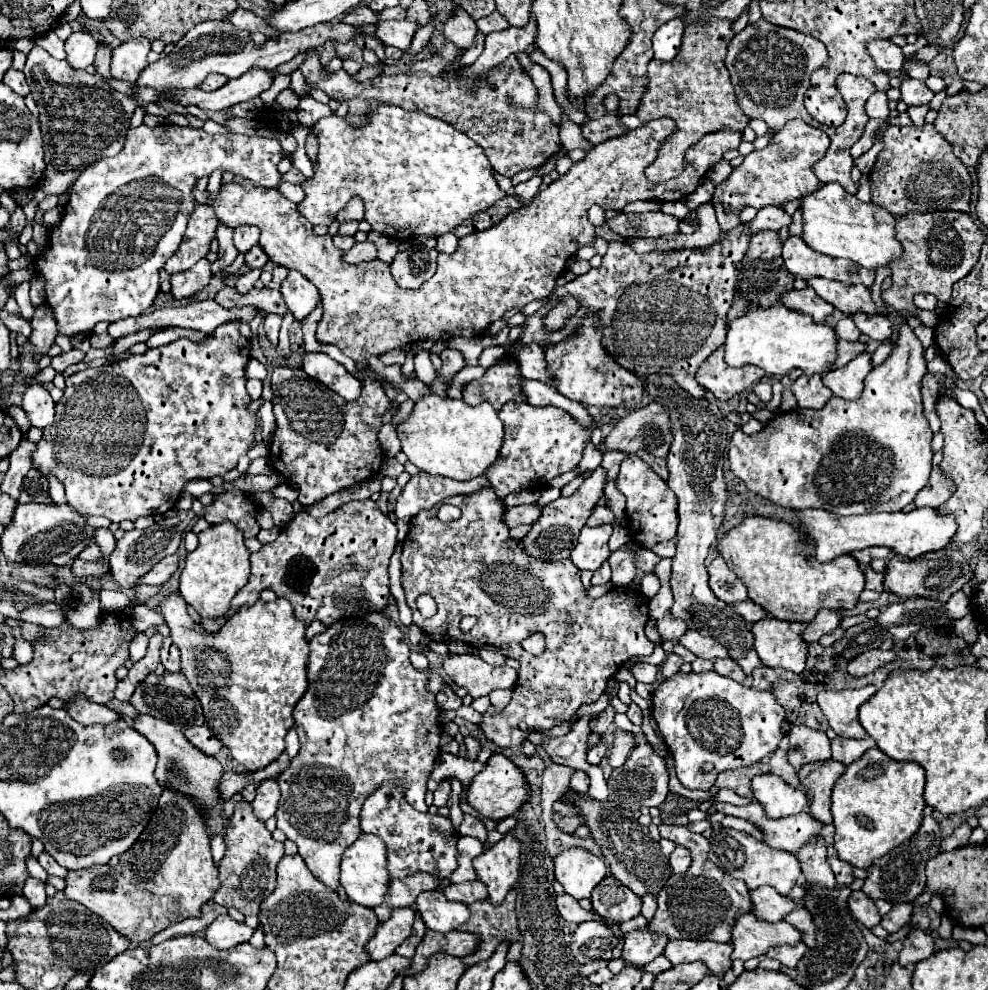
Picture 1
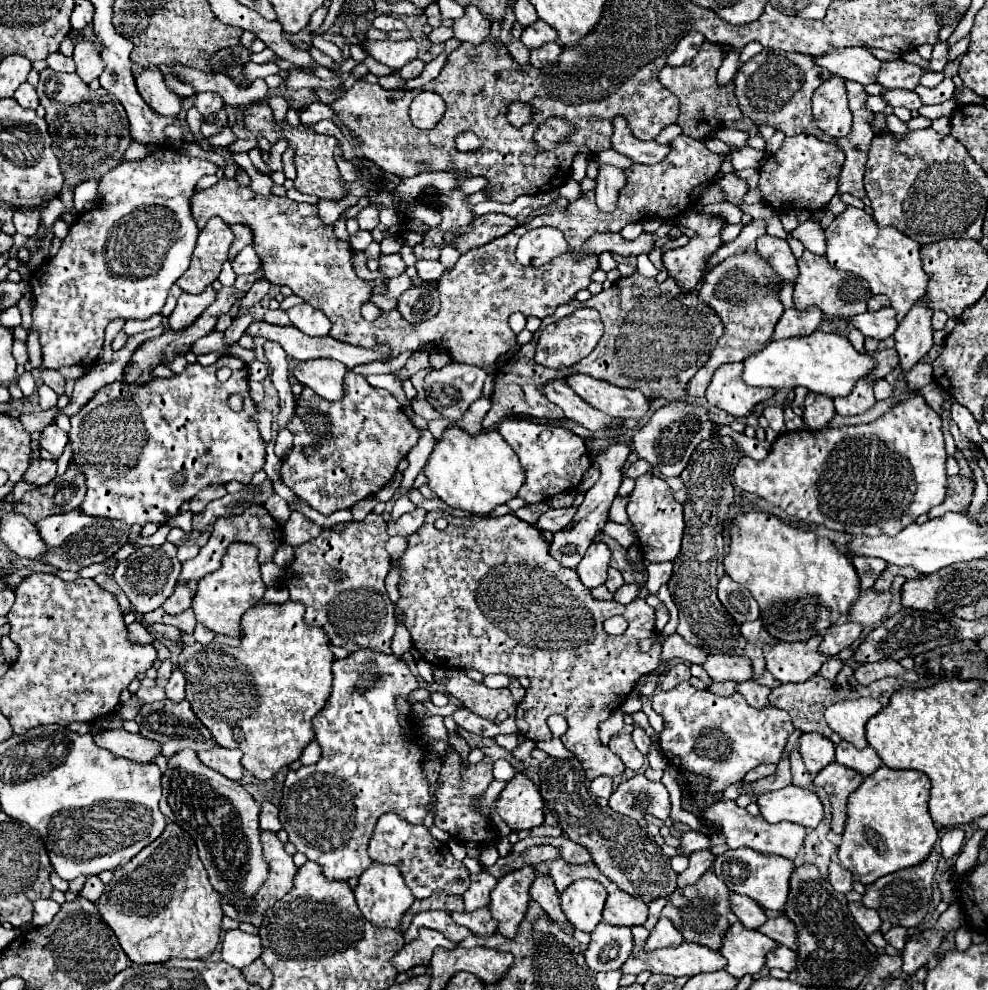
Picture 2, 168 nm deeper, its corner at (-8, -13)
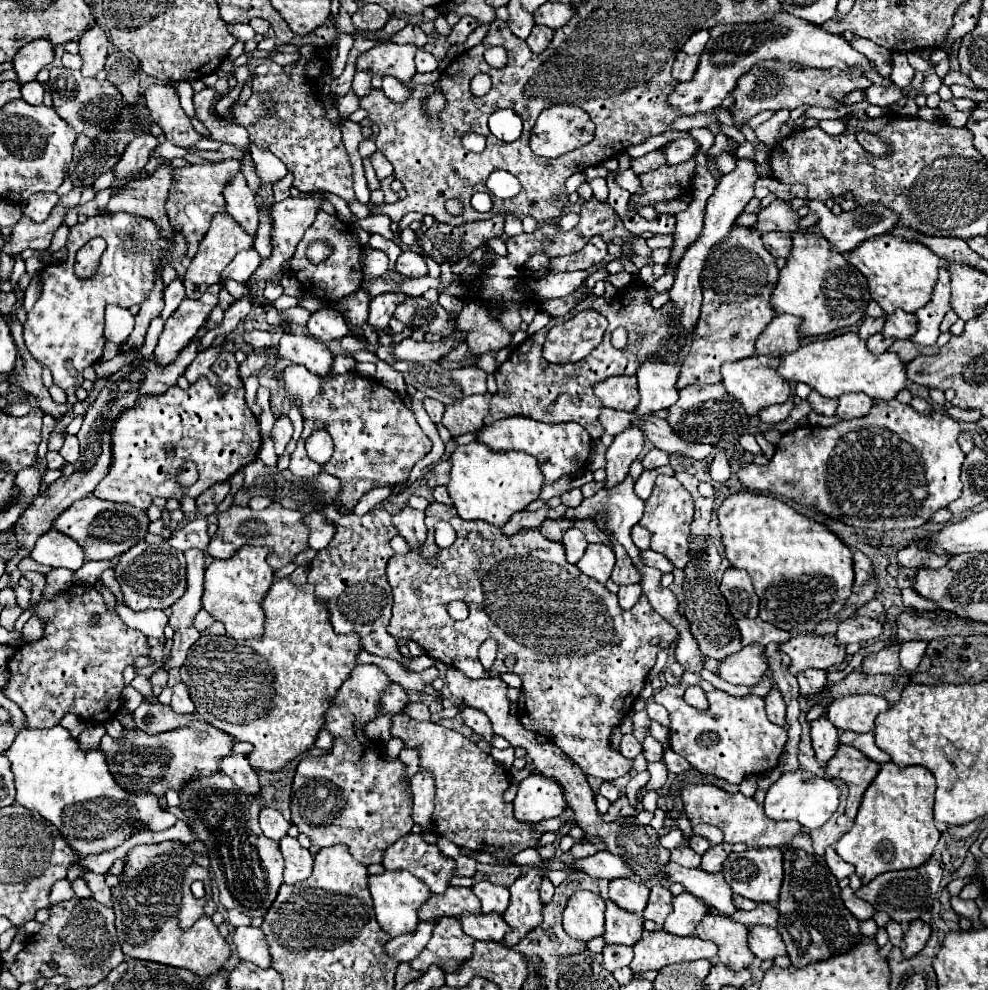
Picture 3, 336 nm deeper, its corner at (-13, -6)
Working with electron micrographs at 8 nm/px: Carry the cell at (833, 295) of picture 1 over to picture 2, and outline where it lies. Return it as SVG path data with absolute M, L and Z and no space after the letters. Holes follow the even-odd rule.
M882 308L878 312L864 312L848 320L854 328L858 328L864 336L876 338L876 340L886 340L892 336L898 328L896 312L892 308Z

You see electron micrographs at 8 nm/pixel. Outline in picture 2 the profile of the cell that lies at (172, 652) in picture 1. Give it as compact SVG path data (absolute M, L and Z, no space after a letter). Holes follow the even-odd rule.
M176 668L176 670L172 672L166 688L164 688L164 690L166 690L166 698L172 700L172 702L184 700L184 686L186 686L186 682L184 682L184 678L182 678L182 672Z

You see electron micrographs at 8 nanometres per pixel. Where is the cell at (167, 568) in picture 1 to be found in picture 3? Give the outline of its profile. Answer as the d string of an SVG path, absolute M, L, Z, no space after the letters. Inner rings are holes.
M271 503L269 507L255 511L249 507L239 507L239 505L231 505L227 511L219 513L219 529L217 533L211 537L209 547L207 547L207 555L211 559L229 559L233 557L233 553L243 547L243 545L265 545L269 547L269 565L273 569L285 567L287 563L291 563L295 559L295 555L303 549L307 549L307 529L301 523L303 513L299 511L291 511L291 509L283 509L283 505L275 505Z

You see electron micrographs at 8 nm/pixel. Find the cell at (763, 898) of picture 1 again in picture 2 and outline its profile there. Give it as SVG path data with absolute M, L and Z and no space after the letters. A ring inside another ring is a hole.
M730 894L730 910L740 918L740 922L750 928L750 930L756 930L758 926L762 926L768 918L764 914L764 910L754 904L750 898L742 896L742 894Z

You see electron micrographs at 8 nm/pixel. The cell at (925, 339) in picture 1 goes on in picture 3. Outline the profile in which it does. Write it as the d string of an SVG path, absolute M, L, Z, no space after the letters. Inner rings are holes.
M895 341L889 351L897 353L901 357L901 361L909 363L911 359L915 359L917 355L935 355L939 353L939 347L933 345L933 347L921 347L921 345L915 345L915 343L909 343L909 341Z

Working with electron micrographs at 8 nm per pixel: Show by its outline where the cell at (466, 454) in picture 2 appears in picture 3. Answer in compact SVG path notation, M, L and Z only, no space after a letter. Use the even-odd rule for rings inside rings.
M481 441L459 445L451 457L447 491L461 519L483 519L495 527L503 527L515 511L523 511L541 493L543 475L535 457L523 451L495 453Z

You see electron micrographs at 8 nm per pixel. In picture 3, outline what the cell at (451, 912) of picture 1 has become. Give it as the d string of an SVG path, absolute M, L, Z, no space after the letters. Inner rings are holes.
M421 921L419 923L419 929L415 929L415 933L407 933L407 935L399 935L399 937L393 937L387 945L385 945L385 951L389 955L393 955L395 959L399 959L401 963L409 963L413 957L417 957L423 947L427 945L429 941L429 935L431 935L431 929L435 927L437 921Z

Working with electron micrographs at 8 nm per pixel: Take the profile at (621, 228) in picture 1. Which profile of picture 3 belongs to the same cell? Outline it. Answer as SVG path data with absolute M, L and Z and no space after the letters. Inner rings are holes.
M601 235L591 237L591 241L577 253L555 257L549 261L551 271L577 271L577 269L589 269L595 263L601 263L607 253L607 243Z

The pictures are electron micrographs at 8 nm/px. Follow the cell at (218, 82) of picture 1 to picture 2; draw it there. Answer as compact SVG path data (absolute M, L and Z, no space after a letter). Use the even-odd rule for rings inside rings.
M200 92L200 94L196 96L196 110L198 110L204 118L212 116L212 114L218 112L220 108L224 108L224 100L222 100L218 94L214 94L214 92Z

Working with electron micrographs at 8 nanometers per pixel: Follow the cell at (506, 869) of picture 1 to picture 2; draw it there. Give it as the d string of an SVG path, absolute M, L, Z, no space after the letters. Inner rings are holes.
M532 866L520 868L518 872L506 874L498 880L498 886L492 892L490 912L498 922L498 934L504 938L514 938L528 908L528 888L534 882Z

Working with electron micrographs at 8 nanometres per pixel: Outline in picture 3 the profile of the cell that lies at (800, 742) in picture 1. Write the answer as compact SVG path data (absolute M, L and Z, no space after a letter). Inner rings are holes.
M819 717L811 721L811 739L813 739L813 751L817 761L825 765L839 747L837 727L827 717Z

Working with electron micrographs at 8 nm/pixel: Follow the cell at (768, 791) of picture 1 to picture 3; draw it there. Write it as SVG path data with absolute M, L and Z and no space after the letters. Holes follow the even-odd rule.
M793 771L793 773L783 773L779 781L775 781L765 797L765 815L775 821L799 821L805 829L817 829L821 827L835 811L839 805L839 789L829 781L821 777L813 777L807 771Z

